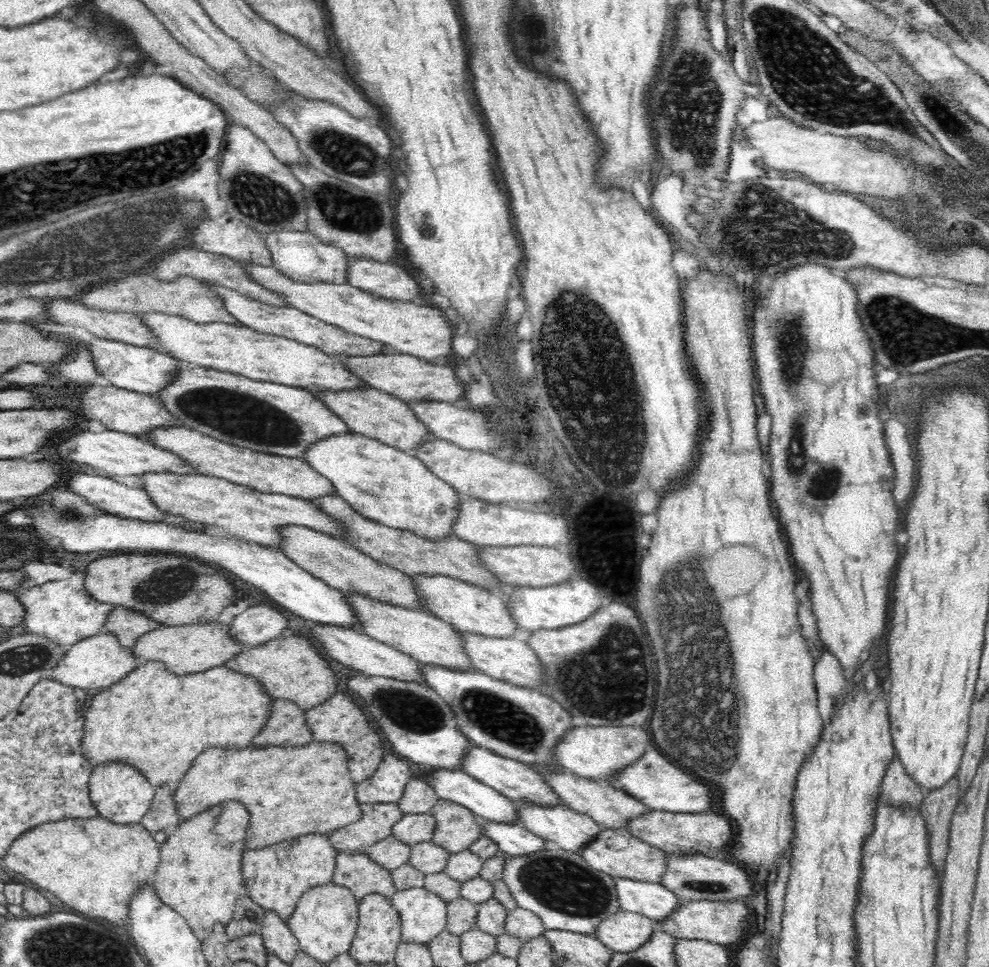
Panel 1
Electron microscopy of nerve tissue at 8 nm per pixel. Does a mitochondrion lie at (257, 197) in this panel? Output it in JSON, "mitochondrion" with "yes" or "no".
{"mitochondrion":"yes"}

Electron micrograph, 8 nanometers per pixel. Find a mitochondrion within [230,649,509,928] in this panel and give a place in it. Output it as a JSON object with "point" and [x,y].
{"point":[411,711]}

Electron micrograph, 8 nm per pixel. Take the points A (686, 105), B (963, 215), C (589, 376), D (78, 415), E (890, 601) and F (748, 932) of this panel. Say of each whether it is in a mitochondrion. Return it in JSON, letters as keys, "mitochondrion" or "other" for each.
{"A":"mitochondrion","B":"other","C":"mitochondrion","D":"other","E":"other","F":"other"}

